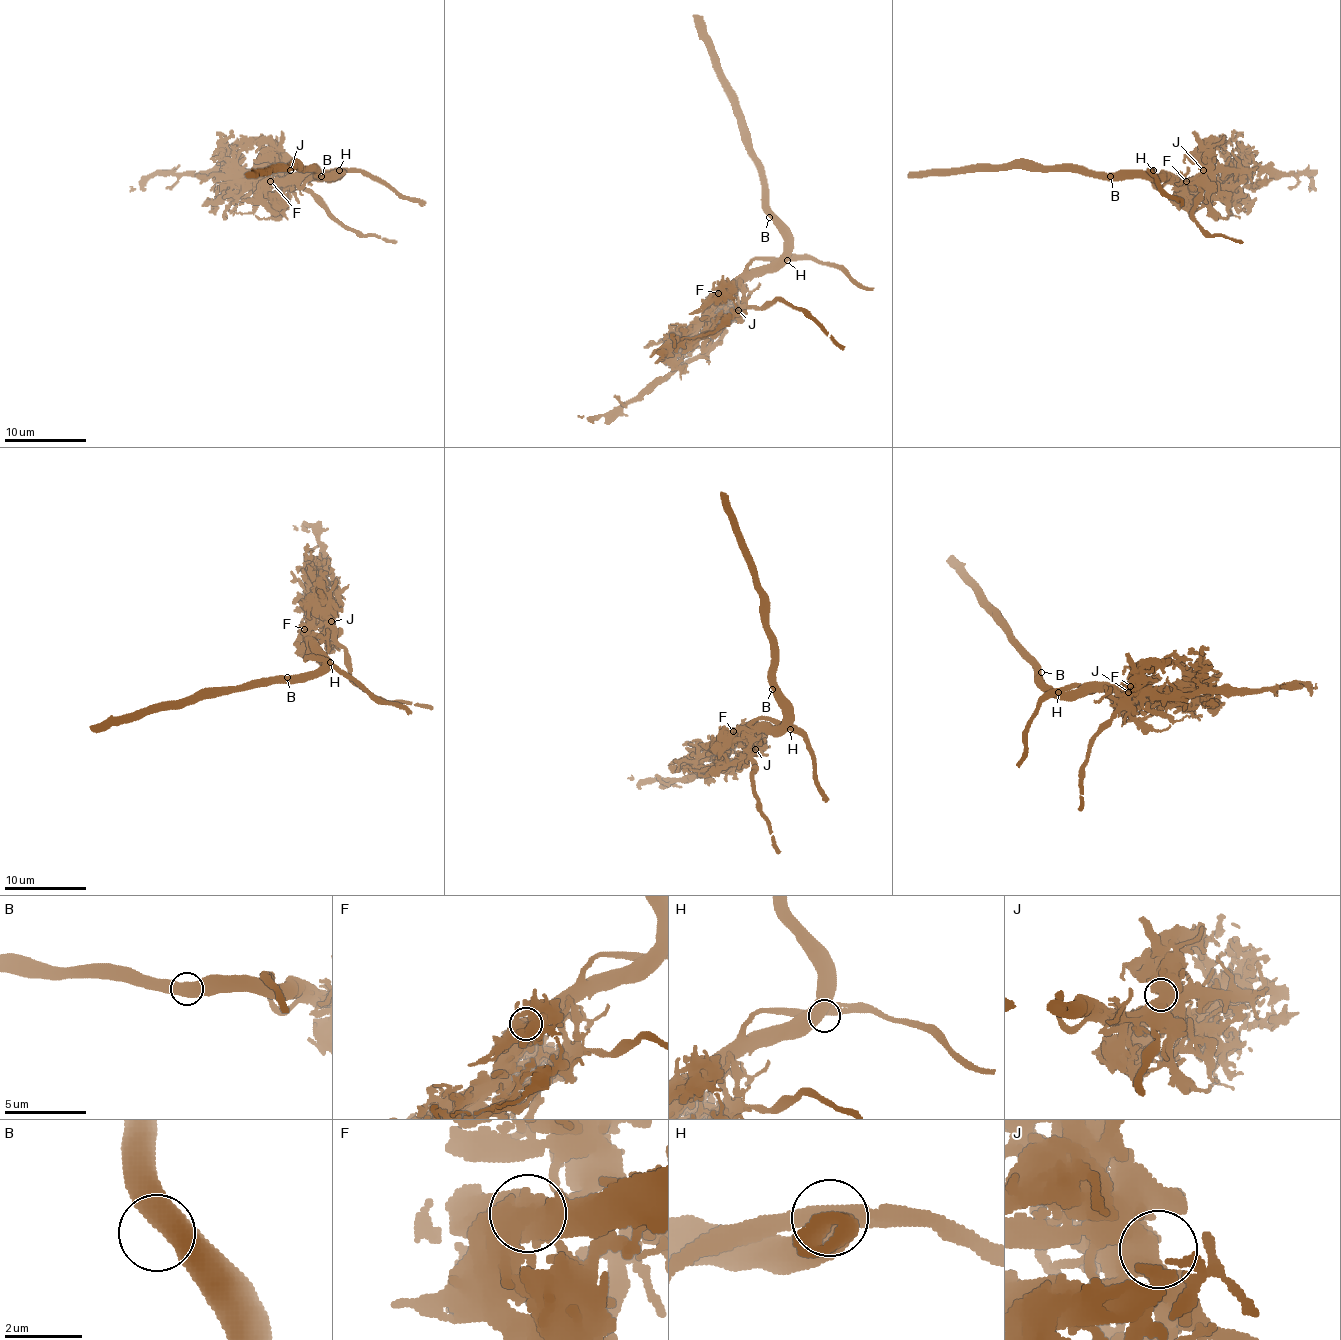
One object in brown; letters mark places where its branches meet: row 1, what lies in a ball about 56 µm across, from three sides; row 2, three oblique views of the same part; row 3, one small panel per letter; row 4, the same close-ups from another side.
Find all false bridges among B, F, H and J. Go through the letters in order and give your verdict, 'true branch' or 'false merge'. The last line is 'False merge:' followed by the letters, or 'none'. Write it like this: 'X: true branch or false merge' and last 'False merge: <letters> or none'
B: true branch
F: false merge
H: true branch
J: true branch
False merge: F

